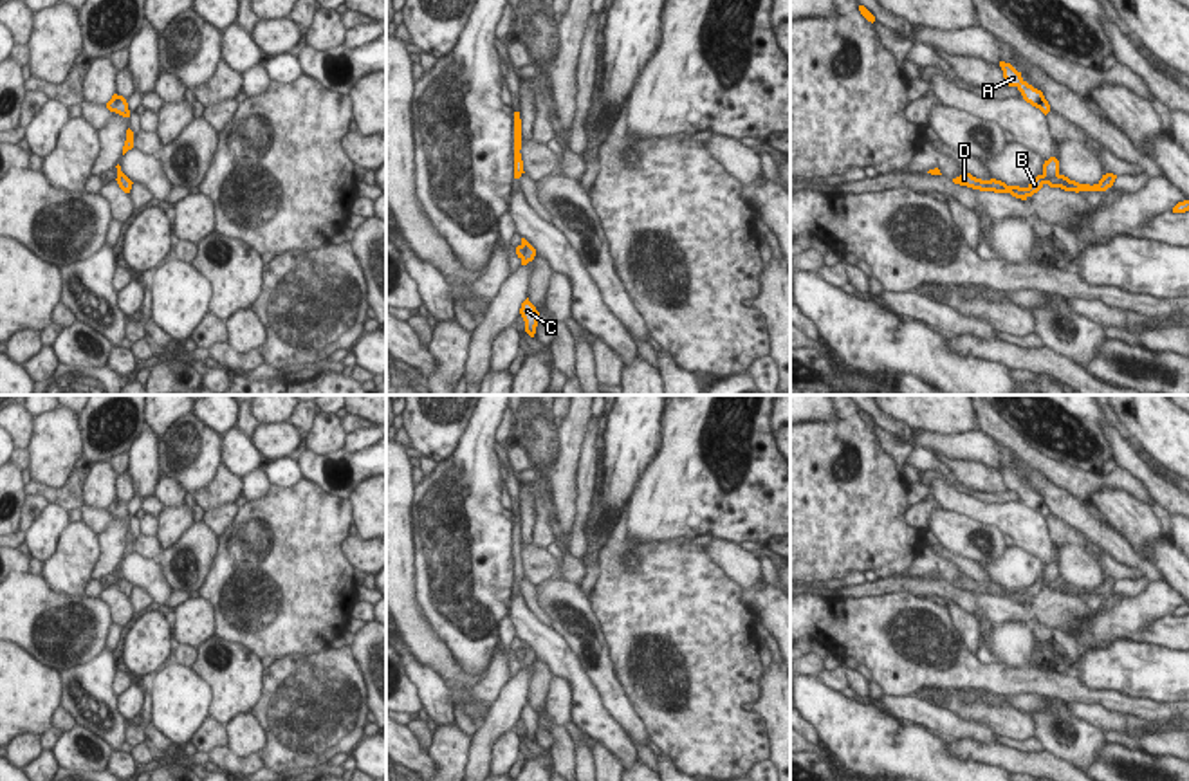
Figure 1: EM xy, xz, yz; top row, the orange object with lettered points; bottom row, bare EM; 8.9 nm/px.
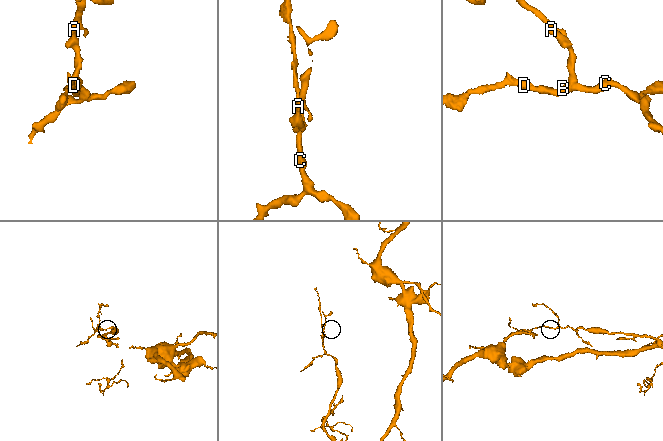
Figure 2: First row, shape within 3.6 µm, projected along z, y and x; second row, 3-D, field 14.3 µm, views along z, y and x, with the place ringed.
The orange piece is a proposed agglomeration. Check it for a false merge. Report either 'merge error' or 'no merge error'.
merge error

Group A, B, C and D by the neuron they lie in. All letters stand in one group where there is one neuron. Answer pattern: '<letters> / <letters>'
A / B C D

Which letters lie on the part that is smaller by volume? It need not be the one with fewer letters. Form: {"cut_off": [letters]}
{"cut_off": ["A"]}

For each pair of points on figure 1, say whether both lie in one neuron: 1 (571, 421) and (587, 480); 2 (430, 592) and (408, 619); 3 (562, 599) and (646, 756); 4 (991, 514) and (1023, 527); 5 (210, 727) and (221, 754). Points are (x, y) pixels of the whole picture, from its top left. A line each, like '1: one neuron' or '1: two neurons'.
1: two neurons
2: two neurons
3: two neurons
4: one neuron
5: two neurons

